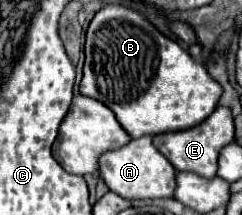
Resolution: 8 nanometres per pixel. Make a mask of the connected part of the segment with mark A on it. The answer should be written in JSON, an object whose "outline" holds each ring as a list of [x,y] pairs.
{"outline":[[[144,135],[138,139],[130,139],[120,149],[106,151],[98,159],[100,175],[110,191],[118,193],[126,199],[158,199],[158,197],[172,197],[174,195],[174,175],[176,169],[162,157],[156,147],[152,145],[152,137]]]}

